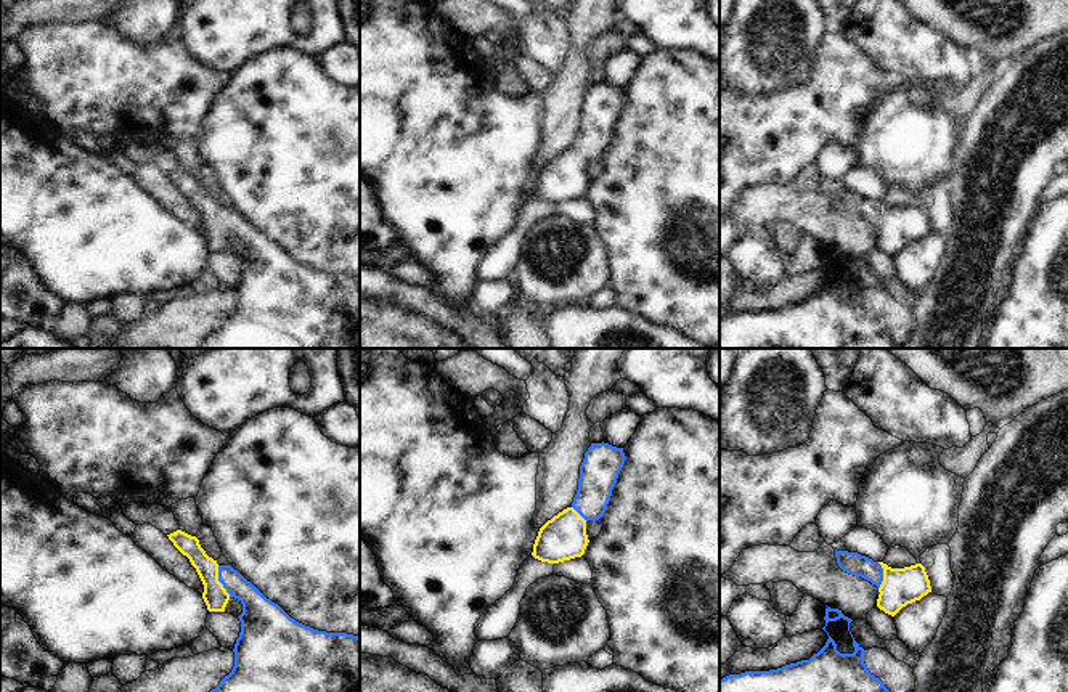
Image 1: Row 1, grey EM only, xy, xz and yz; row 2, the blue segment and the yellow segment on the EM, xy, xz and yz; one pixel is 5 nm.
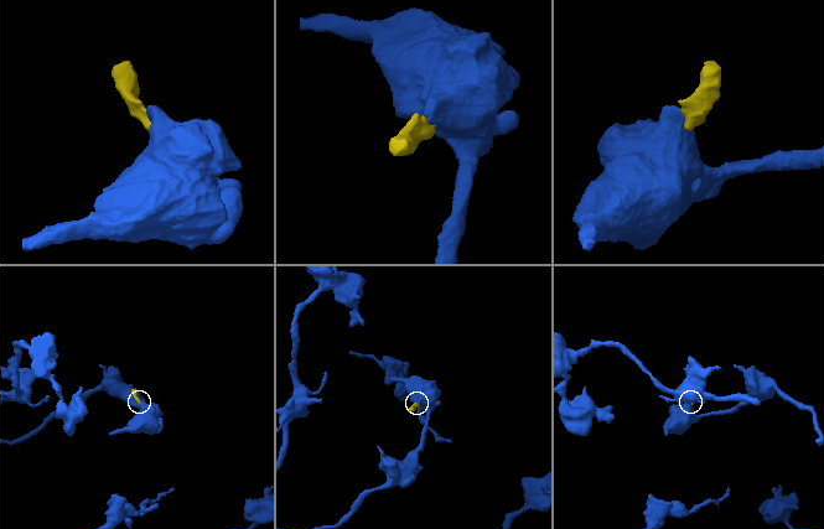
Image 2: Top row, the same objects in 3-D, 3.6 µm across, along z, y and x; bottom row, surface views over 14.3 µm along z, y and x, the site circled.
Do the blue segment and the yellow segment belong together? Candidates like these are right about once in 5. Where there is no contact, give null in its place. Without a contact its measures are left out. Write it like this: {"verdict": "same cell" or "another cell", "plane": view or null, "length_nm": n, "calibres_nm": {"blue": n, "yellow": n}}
{"verdict": "same cell", "plane": "xy", "length_nm": 170, "calibres_nm": {"blue": 160, "yellow": 120}}

